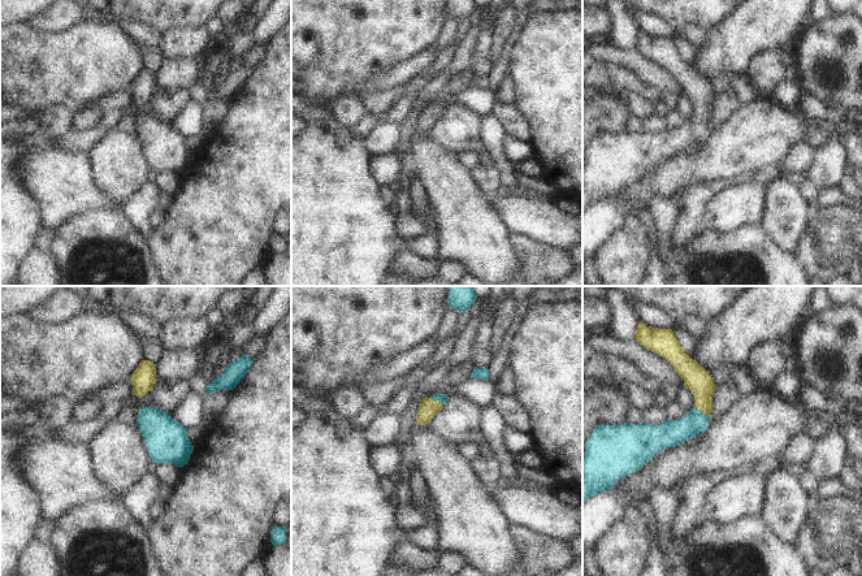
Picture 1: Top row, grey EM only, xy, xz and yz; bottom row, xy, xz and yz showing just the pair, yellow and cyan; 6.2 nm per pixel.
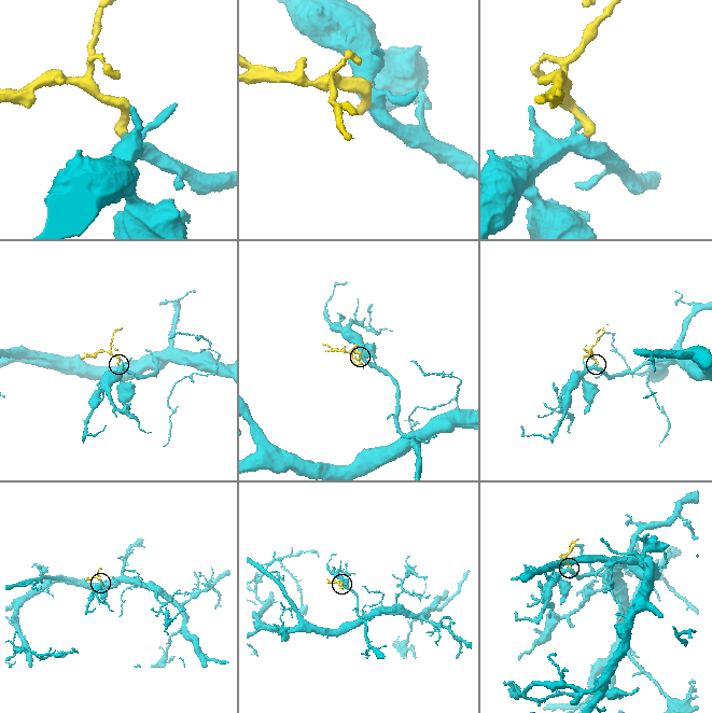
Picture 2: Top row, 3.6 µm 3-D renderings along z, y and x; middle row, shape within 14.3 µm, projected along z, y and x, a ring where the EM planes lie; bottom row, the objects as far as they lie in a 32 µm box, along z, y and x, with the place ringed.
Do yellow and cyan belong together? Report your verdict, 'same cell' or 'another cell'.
same cell

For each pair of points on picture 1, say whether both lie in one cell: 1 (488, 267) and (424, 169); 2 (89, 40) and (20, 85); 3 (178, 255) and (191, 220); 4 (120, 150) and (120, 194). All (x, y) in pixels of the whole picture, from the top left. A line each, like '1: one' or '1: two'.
1: one
2: one
3: one
4: one

